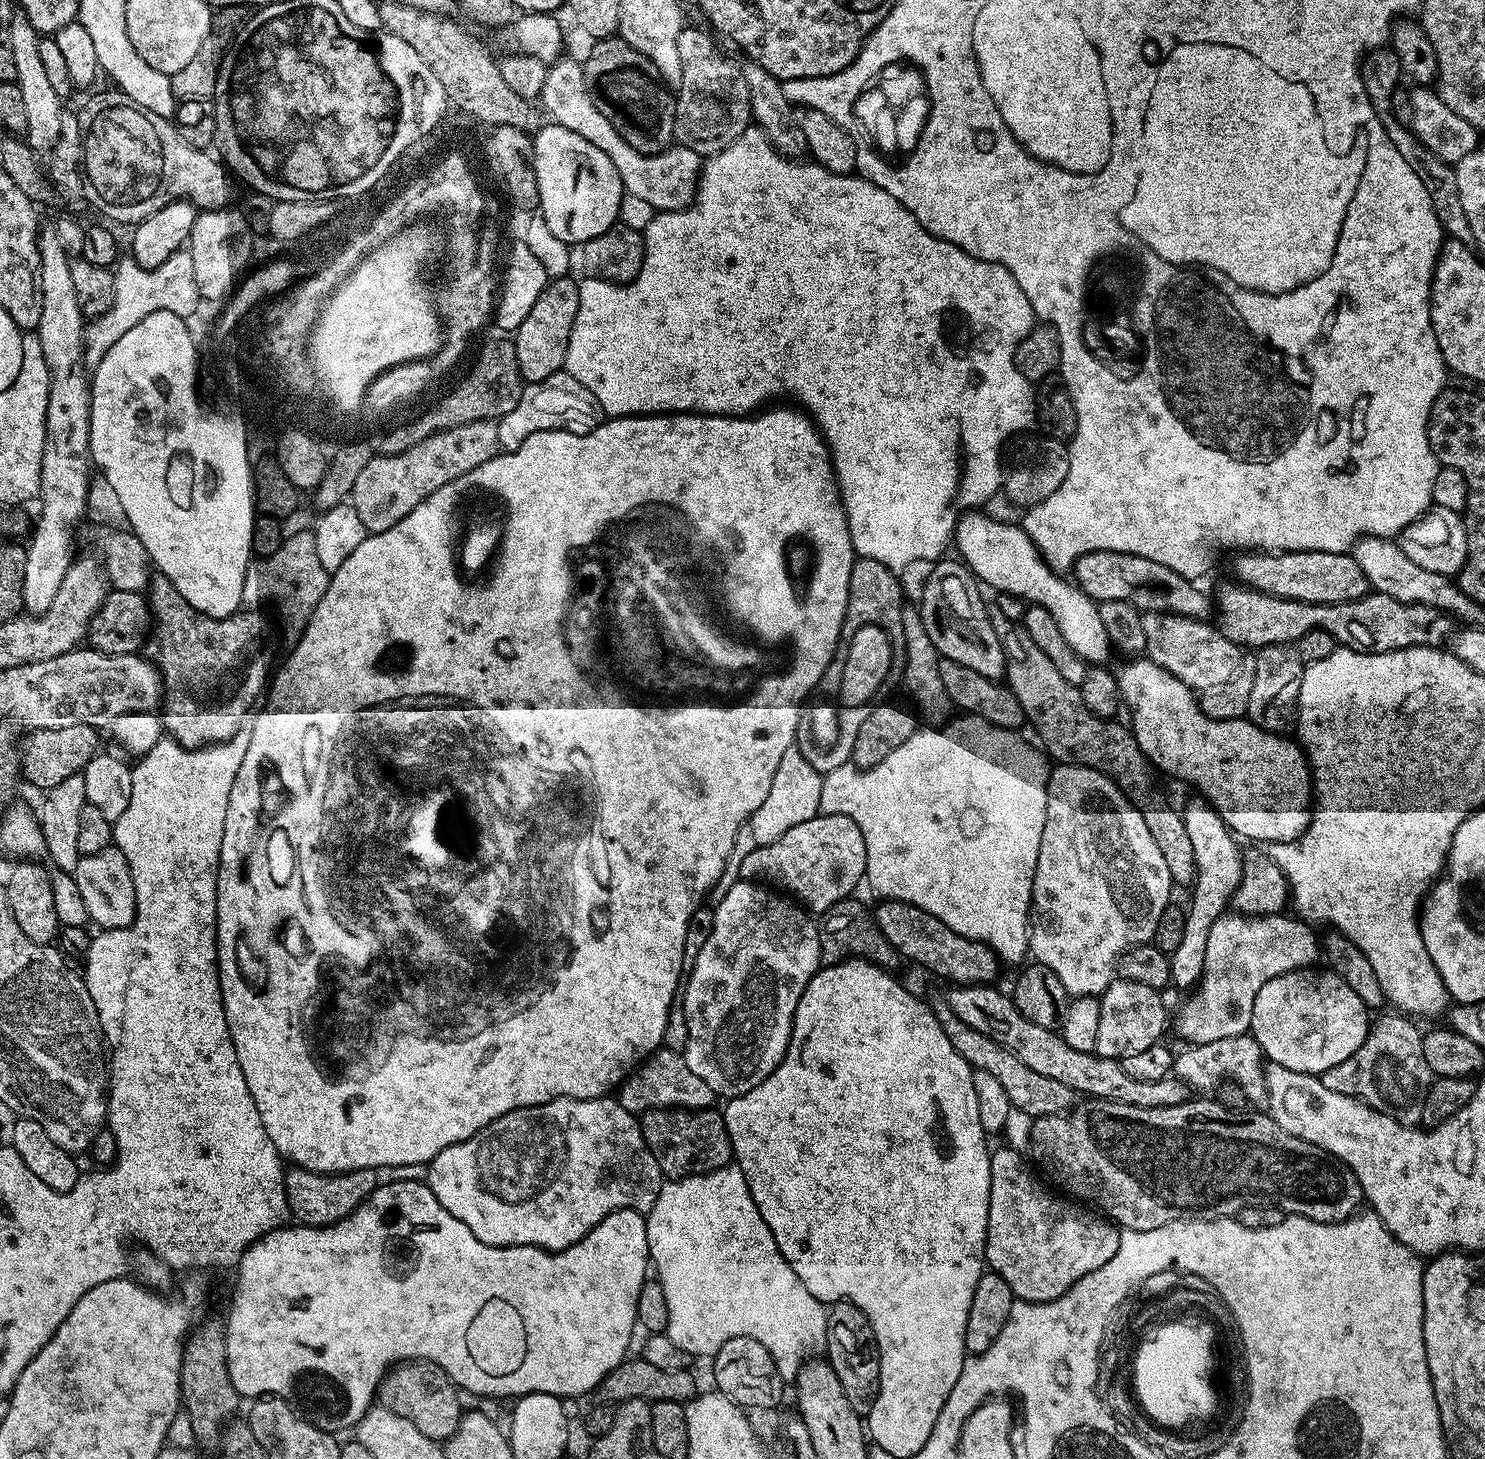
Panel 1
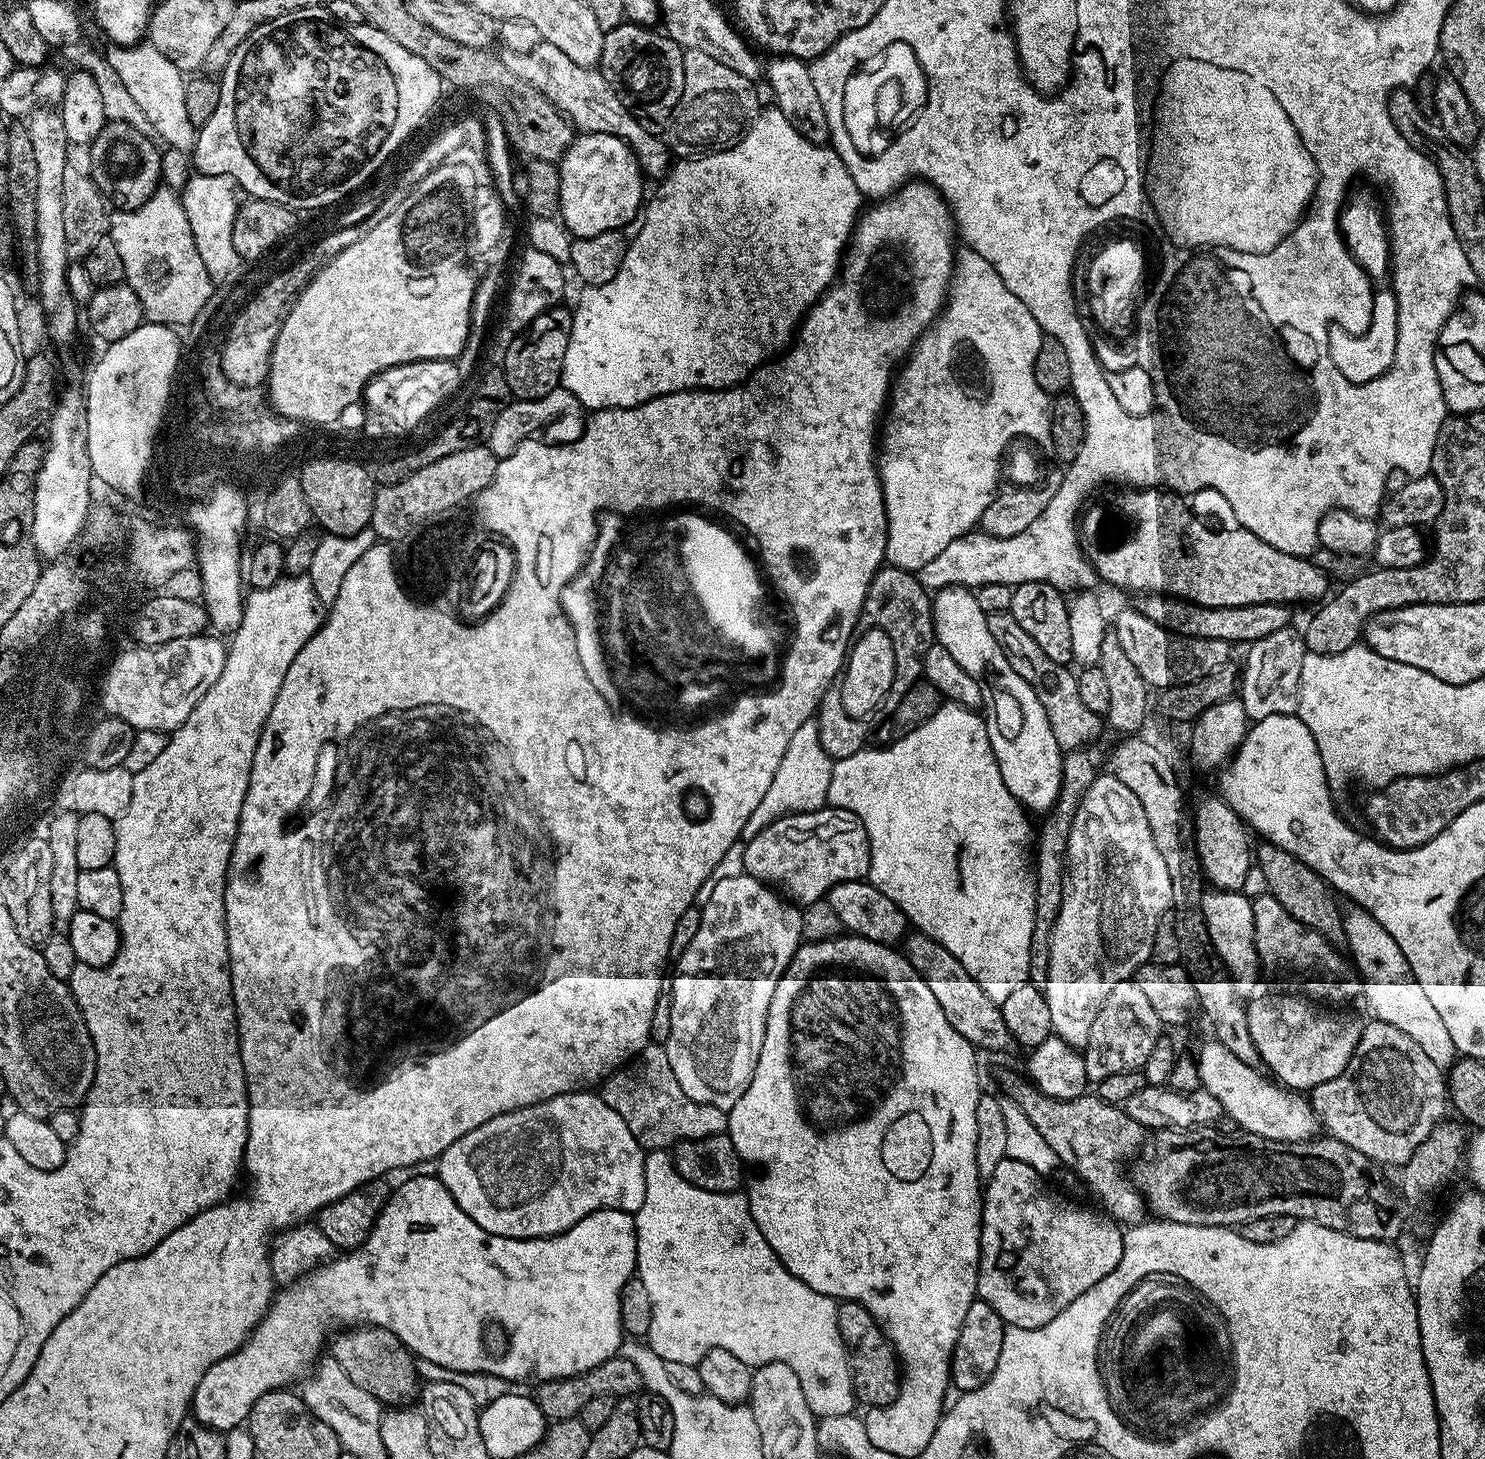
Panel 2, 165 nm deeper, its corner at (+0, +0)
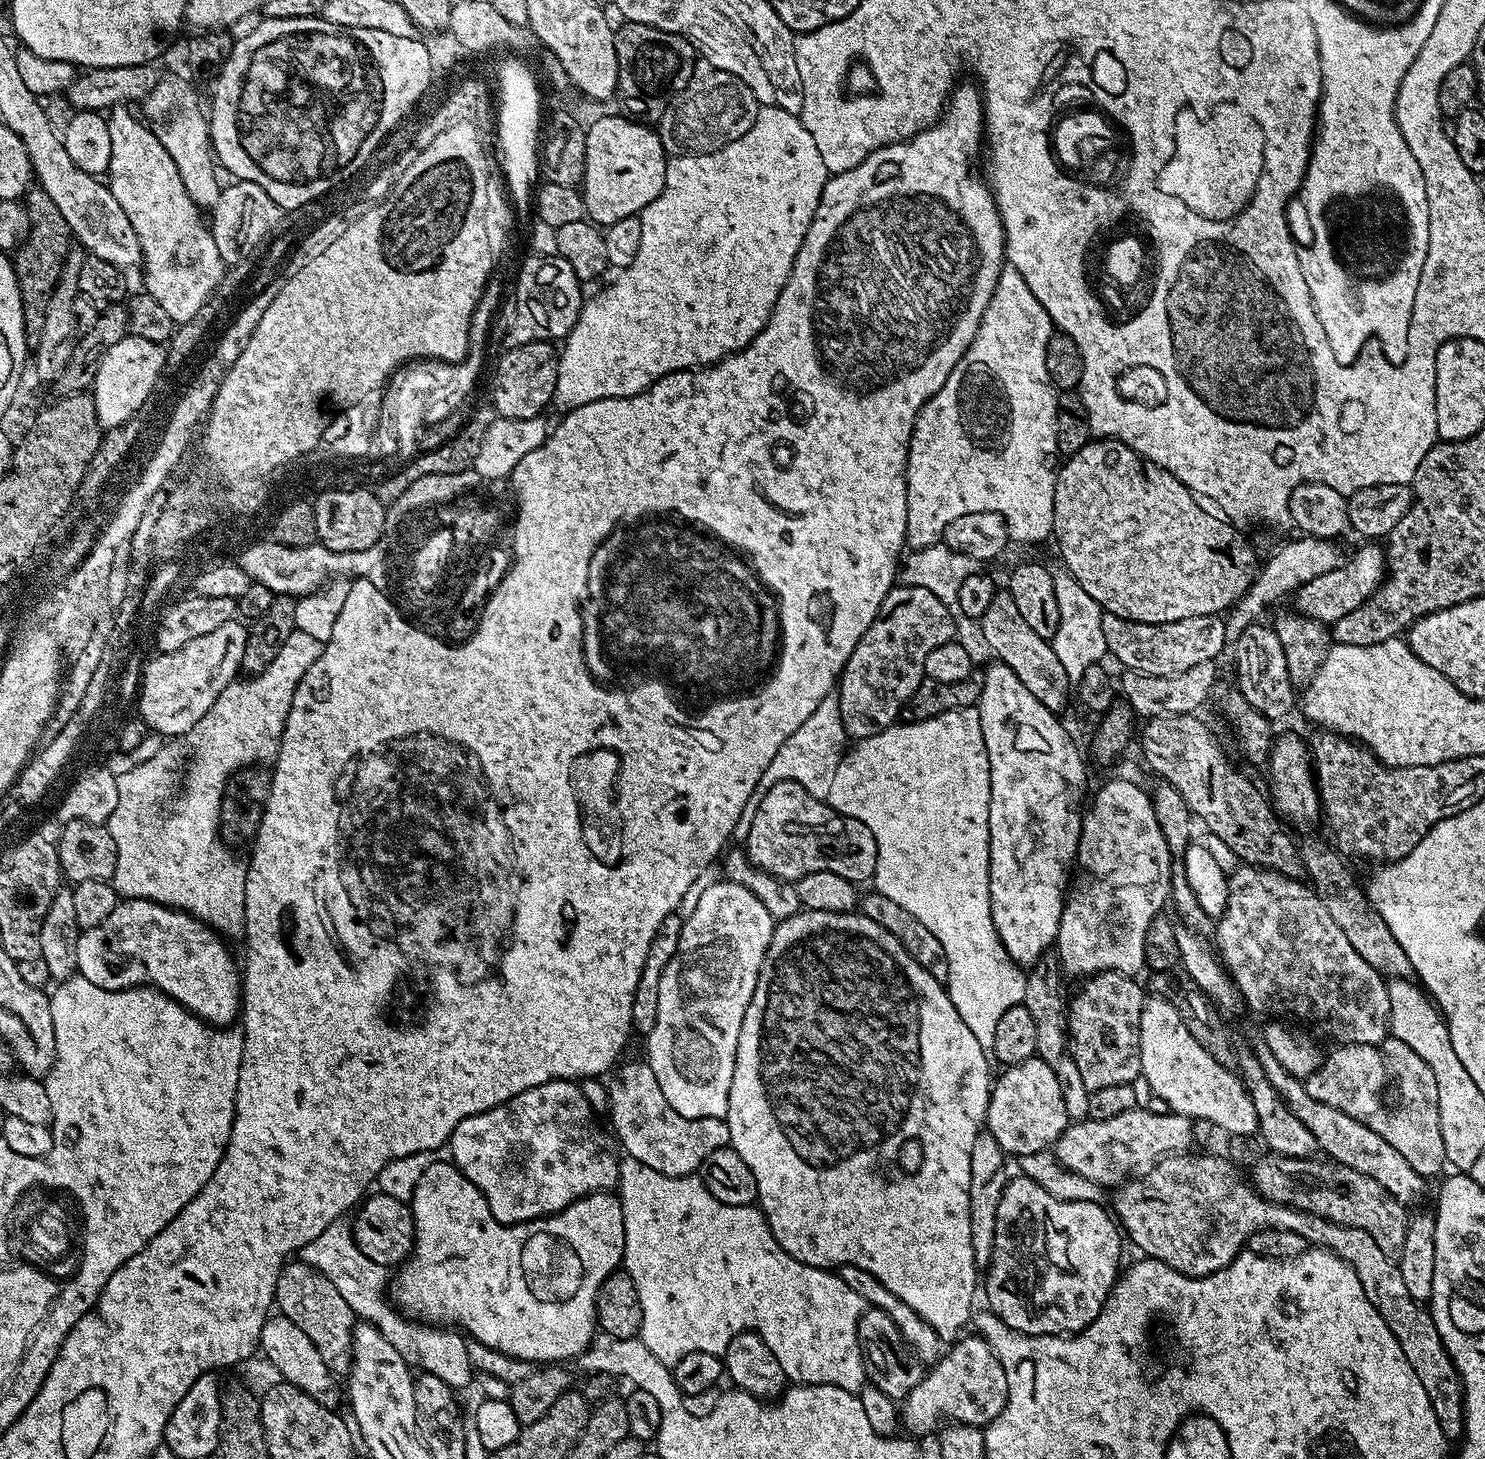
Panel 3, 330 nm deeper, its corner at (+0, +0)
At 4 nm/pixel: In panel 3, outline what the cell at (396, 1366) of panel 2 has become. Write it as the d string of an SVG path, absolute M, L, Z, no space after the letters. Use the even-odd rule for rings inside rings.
M296 1258L284 1265L276 1287L275 1307L279 1315L290 1318L298 1330L306 1333L306 1338L314 1342L314 1350L322 1354L322 1362L334 1374L344 1374L352 1366L352 1330L354 1317L346 1298L338 1294L338 1289L330 1278L314 1270L303 1260Z

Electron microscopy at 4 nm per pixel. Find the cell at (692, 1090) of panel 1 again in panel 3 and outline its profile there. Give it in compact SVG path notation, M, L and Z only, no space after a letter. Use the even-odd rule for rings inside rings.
M648 1063L622 1064L615 1076L616 1081L607 1085L606 1116L612 1119L611 1131L614 1136L616 1131L619 1147L628 1151L625 1152L627 1159L642 1162L642 1166L650 1166L650 1170L658 1170L658 1174L691 1176L699 1173L708 1155L731 1145L727 1119L682 1118L682 1114L666 1102L658 1086L658 1078L654 1078L654 1070L650 1070Z

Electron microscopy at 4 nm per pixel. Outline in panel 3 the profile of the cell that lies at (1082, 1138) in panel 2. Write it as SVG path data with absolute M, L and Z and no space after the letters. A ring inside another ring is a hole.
M1177 1152L1171 1156L1162 1156L1147 1172L1129 1179L1128 1206L1119 1208L1119 1223L1125 1237L1133 1240L1141 1248L1145 1257L1161 1260L1166 1266L1178 1270L1183 1276L1209 1276L1218 1270L1227 1268L1230 1261L1247 1245L1253 1232L1273 1228L1274 1230L1294 1230L1302 1234L1309 1246L1328 1249L1336 1257L1342 1258L1354 1270L1356 1282L1362 1286L1364 1299L1378 1310L1380 1322L1385 1324L1390 1334L1394 1334L1396 1347L1402 1350L1404 1362L1414 1366L1418 1374L1420 1388L1426 1390L1428 1405L1434 1406L1434 1414L1442 1426L1442 1434L1449 1442L1456 1442L1464 1435L1464 1388L1460 1385L1460 1375L1434 1326L1431 1311L1421 1301L1410 1298L1402 1282L1399 1267L1378 1247L1378 1242L1354 1226L1342 1226L1330 1222L1321 1216L1292 1208L1289 1204L1275 1204L1265 1196L1257 1196L1251 1183L1240 1177L1241 1169L1223 1155L1192 1156L1188 1152Z

